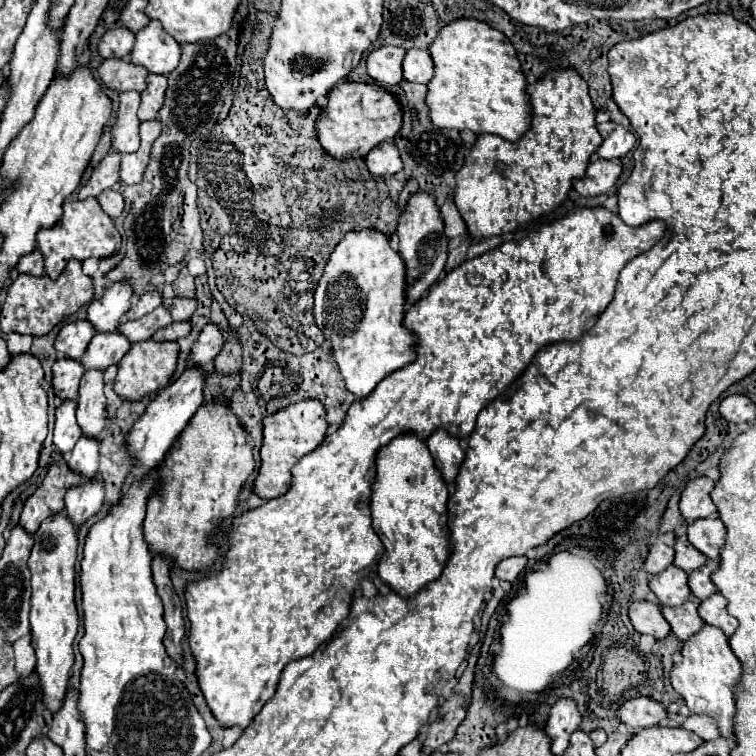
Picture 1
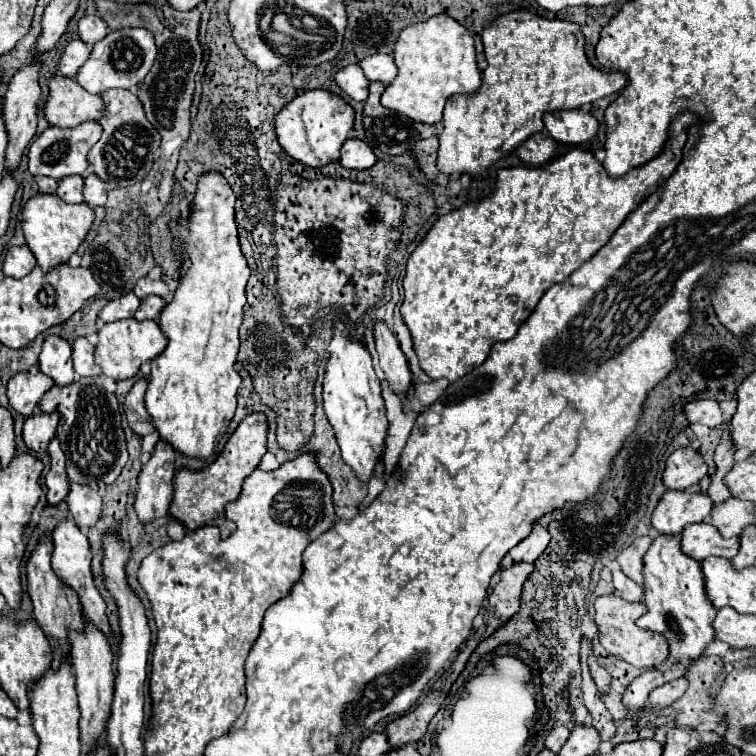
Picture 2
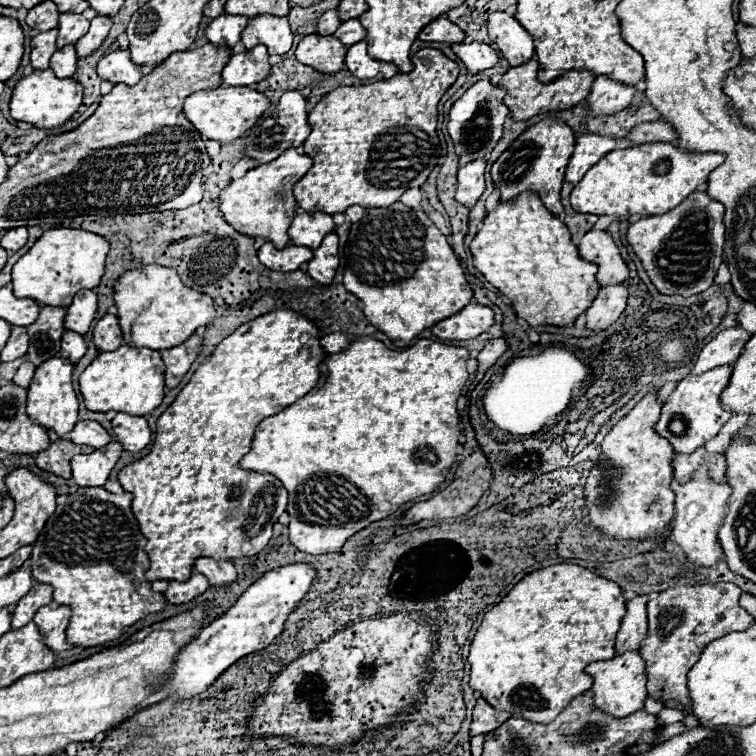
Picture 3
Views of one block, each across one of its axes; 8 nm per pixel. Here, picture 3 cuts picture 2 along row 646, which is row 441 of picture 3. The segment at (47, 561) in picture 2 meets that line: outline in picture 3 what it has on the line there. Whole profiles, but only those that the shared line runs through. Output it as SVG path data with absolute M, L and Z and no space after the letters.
M48 430L50 434L50 448L40 452L36 456L36 464L38 468L46 470L46 472L52 472L60 478L70 478L72 476L72 470L70 470L70 460L76 456L76 454L90 454L94 452L94 448L88 448L88 446L76 446L72 444L70 440L64 440L64 438L58 438L52 430Z

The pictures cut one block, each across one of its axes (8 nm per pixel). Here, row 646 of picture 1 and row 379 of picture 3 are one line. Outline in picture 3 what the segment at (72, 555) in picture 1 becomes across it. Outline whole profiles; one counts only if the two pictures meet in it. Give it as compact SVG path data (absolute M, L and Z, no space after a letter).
M50 358L36 368L34 380L28 388L26 414L34 424L54 430L60 438L66 438L66 432L78 422L78 398L72 388L72 370L74 366L66 358Z

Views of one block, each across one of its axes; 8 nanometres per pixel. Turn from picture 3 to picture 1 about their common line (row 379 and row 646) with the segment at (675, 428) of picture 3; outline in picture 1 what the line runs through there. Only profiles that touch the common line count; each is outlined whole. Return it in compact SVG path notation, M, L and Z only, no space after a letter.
M706 624L692 640L684 642L682 662L676 664L670 672L670 682L674 690L686 700L686 706L692 714L706 714L716 720L718 730L724 738L736 736L734 718L736 718L736 696L734 688L740 684L742 664L732 652L728 638L714 626Z

